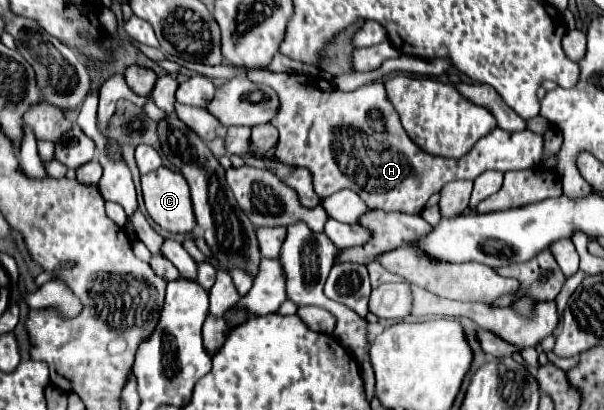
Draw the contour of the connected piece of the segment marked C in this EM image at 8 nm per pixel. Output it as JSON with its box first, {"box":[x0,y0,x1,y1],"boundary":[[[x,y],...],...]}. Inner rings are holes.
{"box":[142,167,196,233],"boundary":[[[166,167],[158,169],[156,173],[142,175],[142,193],[144,193],[144,205],[150,217],[166,231],[170,233],[192,233],[196,227],[196,215],[190,199],[190,187],[188,181],[180,171],[170,171]]]}

